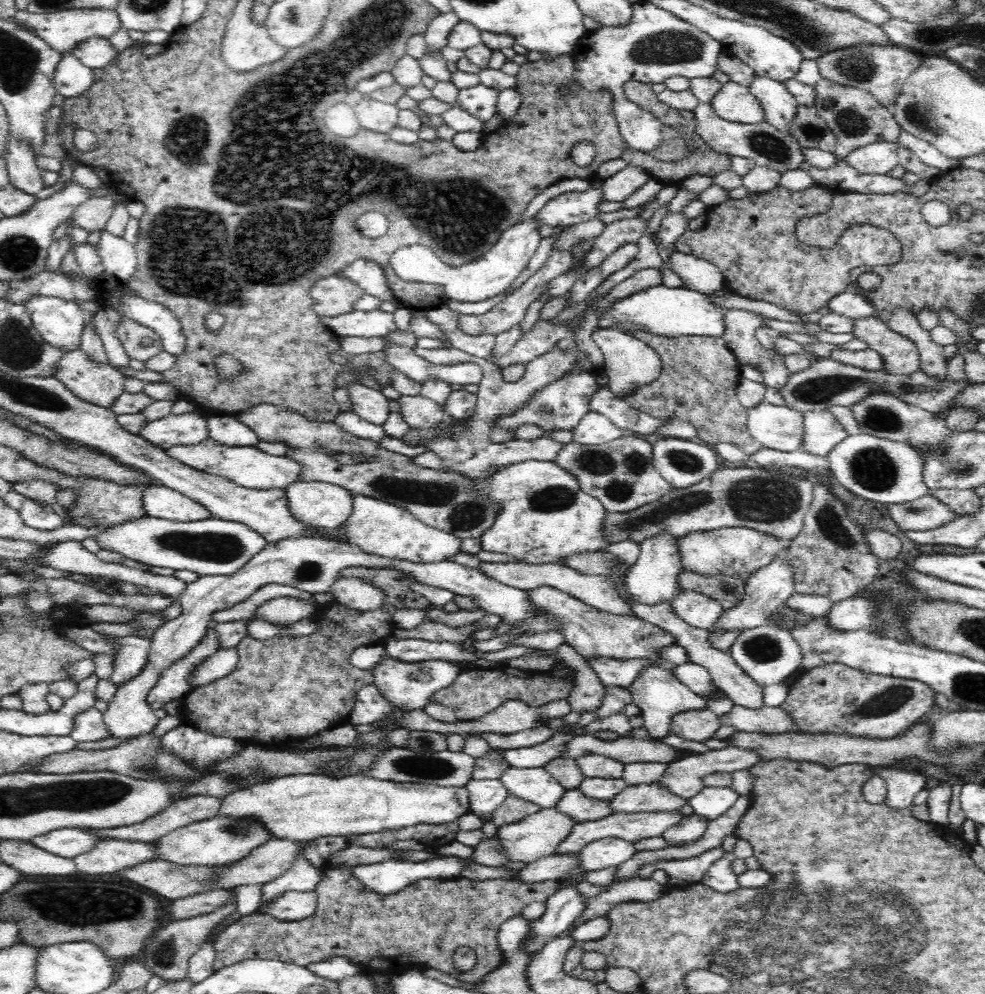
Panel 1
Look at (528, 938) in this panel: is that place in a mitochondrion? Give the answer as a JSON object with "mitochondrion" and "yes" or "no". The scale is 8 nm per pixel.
{"mitochondrion":"no"}

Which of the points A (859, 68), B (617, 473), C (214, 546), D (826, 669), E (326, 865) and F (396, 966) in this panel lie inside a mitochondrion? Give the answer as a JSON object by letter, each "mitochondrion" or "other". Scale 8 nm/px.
{"A":"mitochondrion","B":"mitochondrion","C":"mitochondrion","D":"other","E":"other","F":"other"}

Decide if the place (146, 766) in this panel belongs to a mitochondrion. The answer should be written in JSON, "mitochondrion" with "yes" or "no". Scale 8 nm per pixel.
{"mitochondrion":"yes"}

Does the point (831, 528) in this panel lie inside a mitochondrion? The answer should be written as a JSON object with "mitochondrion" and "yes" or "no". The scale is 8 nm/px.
{"mitochondrion":"yes"}

